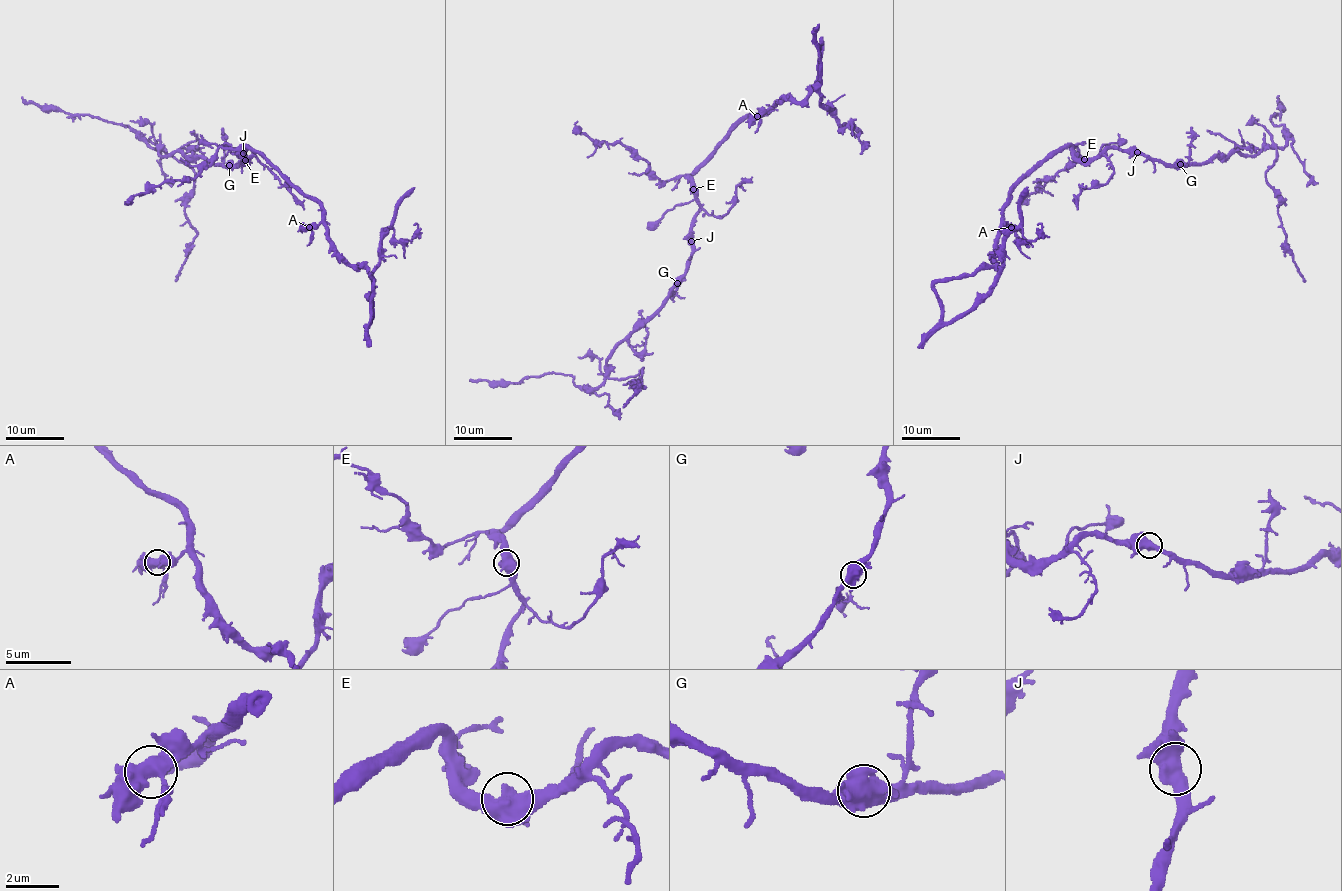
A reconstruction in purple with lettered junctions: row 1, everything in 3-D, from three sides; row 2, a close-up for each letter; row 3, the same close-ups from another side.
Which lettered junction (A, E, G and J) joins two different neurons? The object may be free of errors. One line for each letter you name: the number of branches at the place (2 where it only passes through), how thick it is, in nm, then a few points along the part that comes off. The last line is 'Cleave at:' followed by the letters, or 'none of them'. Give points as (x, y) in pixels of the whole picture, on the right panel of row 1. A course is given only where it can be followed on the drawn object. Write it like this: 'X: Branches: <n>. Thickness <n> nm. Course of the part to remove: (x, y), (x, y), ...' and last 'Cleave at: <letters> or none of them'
Cleave at: none of them

